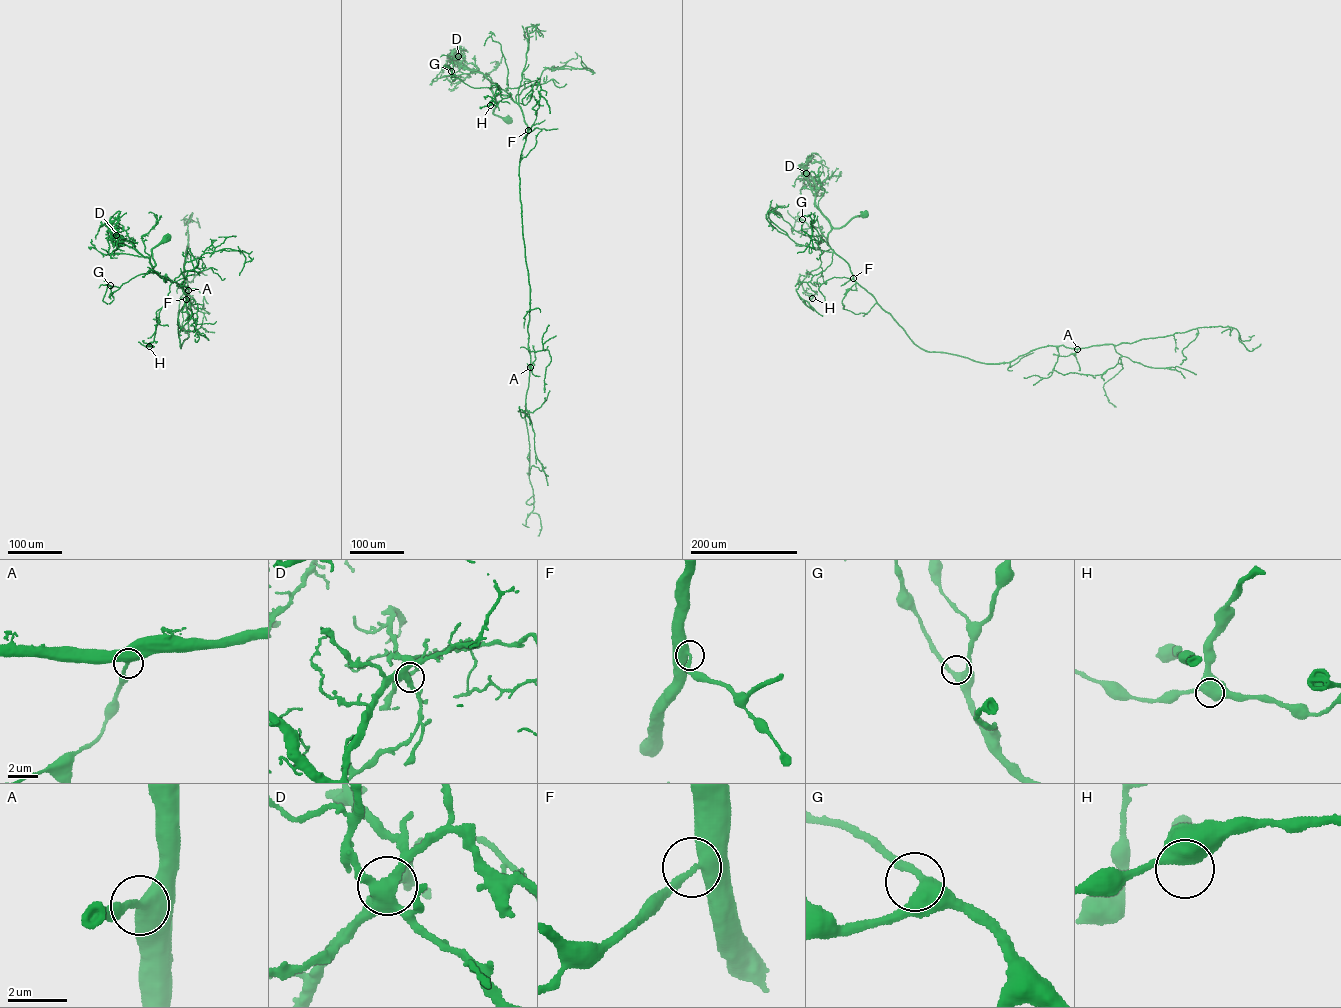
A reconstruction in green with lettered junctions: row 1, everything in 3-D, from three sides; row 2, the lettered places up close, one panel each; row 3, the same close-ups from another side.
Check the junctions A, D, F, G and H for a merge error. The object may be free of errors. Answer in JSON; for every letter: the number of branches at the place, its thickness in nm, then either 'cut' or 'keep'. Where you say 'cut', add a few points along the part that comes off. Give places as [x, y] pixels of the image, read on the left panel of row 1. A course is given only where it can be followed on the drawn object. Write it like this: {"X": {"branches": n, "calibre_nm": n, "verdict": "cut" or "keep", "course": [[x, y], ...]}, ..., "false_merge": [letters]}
{"A": {"branches": 2, "calibre_nm": 360, "verdict": "keep"}, "D": {"branches": 2, "calibre_nm": 400, "verdict": "keep"}, "F": {"branches": 2, "calibre_nm": 360, "verdict": "keep"}, "G": {"branches": 2, "calibre_nm": 380, "verdict": "keep"}, "H": {"branches": 2, "calibre_nm": 500, "verdict": "keep"}, "false_merge": []}

